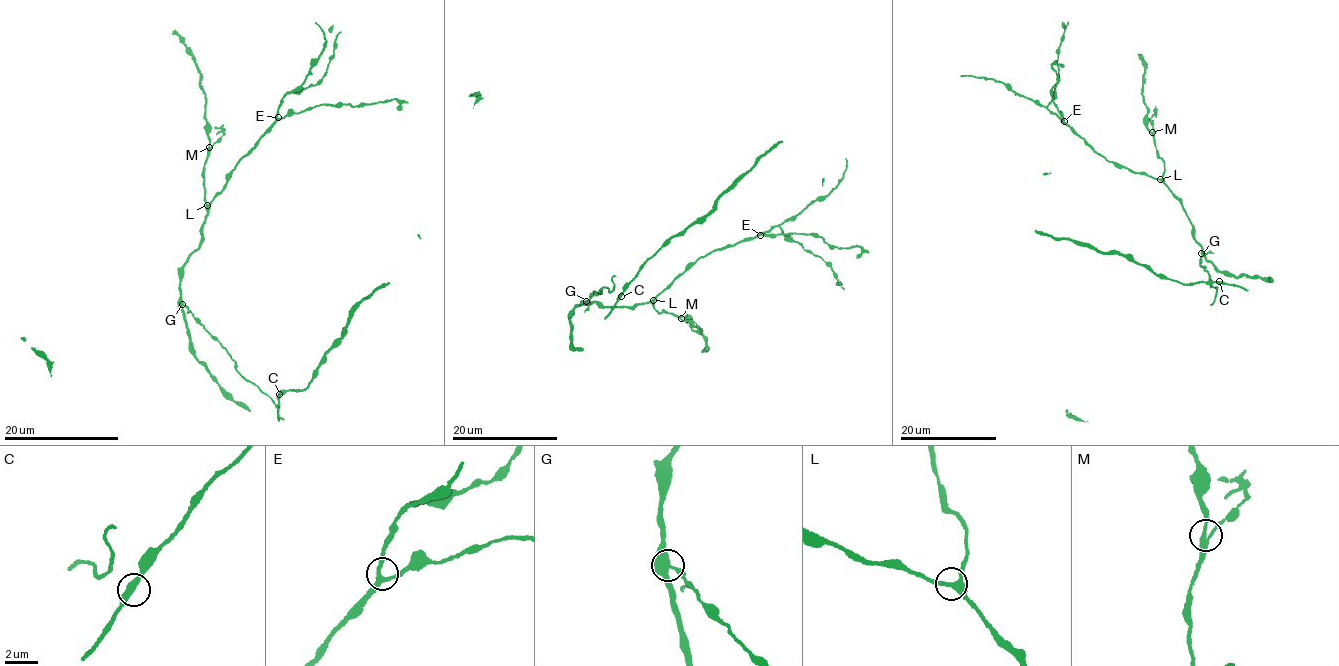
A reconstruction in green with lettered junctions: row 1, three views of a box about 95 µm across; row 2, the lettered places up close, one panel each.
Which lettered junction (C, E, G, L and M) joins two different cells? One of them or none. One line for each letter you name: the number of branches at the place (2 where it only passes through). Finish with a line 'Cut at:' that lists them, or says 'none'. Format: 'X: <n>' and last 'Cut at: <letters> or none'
G: 3
Cut at: G

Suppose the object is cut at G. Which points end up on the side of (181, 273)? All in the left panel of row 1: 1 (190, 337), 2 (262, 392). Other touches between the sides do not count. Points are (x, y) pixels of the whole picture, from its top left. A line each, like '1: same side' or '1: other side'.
1: same side
2: other side

